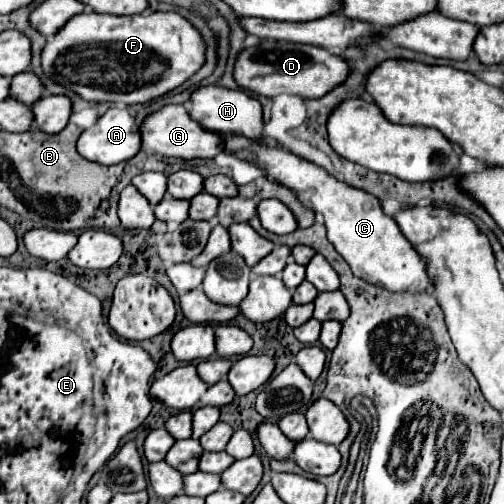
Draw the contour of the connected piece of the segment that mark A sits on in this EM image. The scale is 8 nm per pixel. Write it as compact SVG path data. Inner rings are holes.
M111 107L105 115L99 117L99 121L93 127L89 127L87 131L81 133L81 137L77 141L77 151L85 159L101 163L101 165L115 165L115 163L121 163L121 161L129 161L141 151L139 125L141 123L137 123L135 115L131 115L127 109Z

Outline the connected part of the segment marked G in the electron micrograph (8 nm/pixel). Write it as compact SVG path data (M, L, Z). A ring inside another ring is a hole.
M167 105L161 111L149 115L141 125L143 135L143 151L155 151L165 157L179 157L179 159L211 159L223 153L223 135L211 133L195 121L185 105Z

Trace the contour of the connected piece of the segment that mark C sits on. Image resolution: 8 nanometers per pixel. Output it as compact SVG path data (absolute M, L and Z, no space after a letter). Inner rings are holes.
M227 135L225 141L227 151L231 149L253 149L259 155L259 163L265 163L263 175L281 185L287 185L295 191L309 193L311 205L315 213L323 213L325 227L329 231L329 241L349 263L355 277L363 277L363 281L391 289L391 291L407 291L415 287L417 291L433 293L433 281L427 273L425 259L411 247L407 237L397 229L397 223L383 213L377 197L369 193L349 187L347 183L331 177L323 167L307 161L299 155L283 151L281 147L271 147L267 143L255 143L241 135Z

